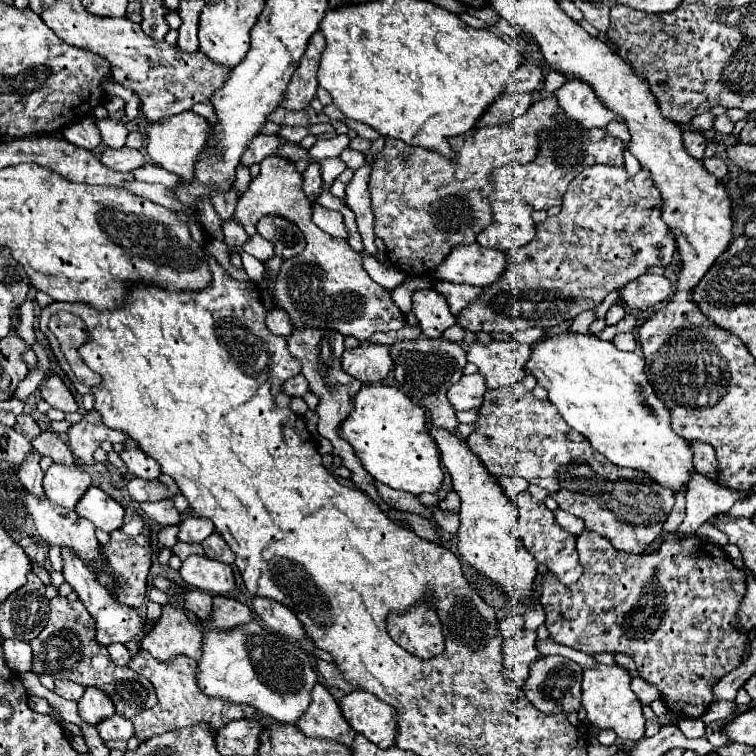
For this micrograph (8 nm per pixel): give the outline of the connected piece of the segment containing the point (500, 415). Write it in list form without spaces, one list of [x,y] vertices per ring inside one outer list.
[[[522,384],[488,390],[484,394],[484,402],[478,408],[478,420],[474,422],[474,432],[466,438],[466,444],[484,462],[490,474],[522,476],[530,484],[546,488],[564,512],[584,520],[586,530],[598,532],[600,536],[608,538],[614,548],[630,554],[644,552],[644,548],[662,532],[662,526],[674,506],[674,492],[670,492],[670,488],[654,484],[654,480],[650,480],[646,472],[618,468],[616,464],[610,464],[612,468],[604,470],[600,464],[602,456],[590,448],[590,442],[582,434],[574,432],[574,428],[570,428],[562,420],[562,416],[558,416],[558,410],[548,400],[534,398],[532,392],[528,392]]]

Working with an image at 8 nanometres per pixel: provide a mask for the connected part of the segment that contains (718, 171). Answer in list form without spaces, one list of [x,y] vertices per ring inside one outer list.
[[[712,156],[712,158],[706,158],[704,160],[704,168],[712,174],[712,176],[716,176],[718,180],[722,180],[724,176],[726,176],[726,160],[722,158],[722,156]]]

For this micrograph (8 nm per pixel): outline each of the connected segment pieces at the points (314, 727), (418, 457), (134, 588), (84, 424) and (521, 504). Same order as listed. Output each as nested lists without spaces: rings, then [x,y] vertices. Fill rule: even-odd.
[[[322,684],[314,686],[312,702],[296,726],[300,728],[302,734],[310,738],[326,738],[326,740],[342,742],[346,746],[350,746],[356,736],[356,732],[344,720],[336,700]]]
[[[364,384],[354,396],[354,408],[338,426],[338,434],[352,444],[370,476],[390,488],[410,494],[436,492],[442,482],[438,448],[426,432],[424,410],[394,386]]]
[[[126,506],[126,514],[124,514],[124,524],[122,528],[118,528],[116,532],[110,534],[110,542],[106,546],[102,546],[102,552],[104,556],[108,558],[108,566],[112,568],[114,574],[122,576],[120,578],[120,592],[118,592],[118,602],[122,604],[130,604],[132,608],[138,608],[142,602],[144,602],[144,592],[146,592],[146,576],[148,576],[148,570],[150,570],[150,530],[146,526],[144,520],[140,520],[142,514],[132,508],[132,506]]]
[[[96,410],[86,412],[86,416],[78,424],[72,424],[68,430],[68,446],[70,446],[76,462],[82,466],[96,464],[94,452],[104,440],[116,444],[116,442],[126,442],[128,438],[130,436],[124,432],[106,428],[102,424],[102,416]]]
[[[522,492],[514,498],[516,510],[518,510],[518,520],[512,530],[512,534],[526,546],[526,550],[536,558],[538,564],[548,566],[550,574],[558,578],[560,584],[574,584],[582,576],[582,564],[576,554],[576,536],[566,532],[554,518],[554,514],[546,508],[544,502],[536,500],[530,496],[530,492]]]

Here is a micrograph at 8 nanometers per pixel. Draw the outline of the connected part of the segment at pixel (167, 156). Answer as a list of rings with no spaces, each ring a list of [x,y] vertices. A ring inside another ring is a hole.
[[[180,112],[178,116],[158,120],[154,124],[146,124],[146,152],[154,160],[154,164],[166,168],[168,172],[174,172],[182,176],[182,180],[194,178],[194,160],[206,148],[206,136],[210,132],[210,126],[206,118],[194,114],[194,112]]]

